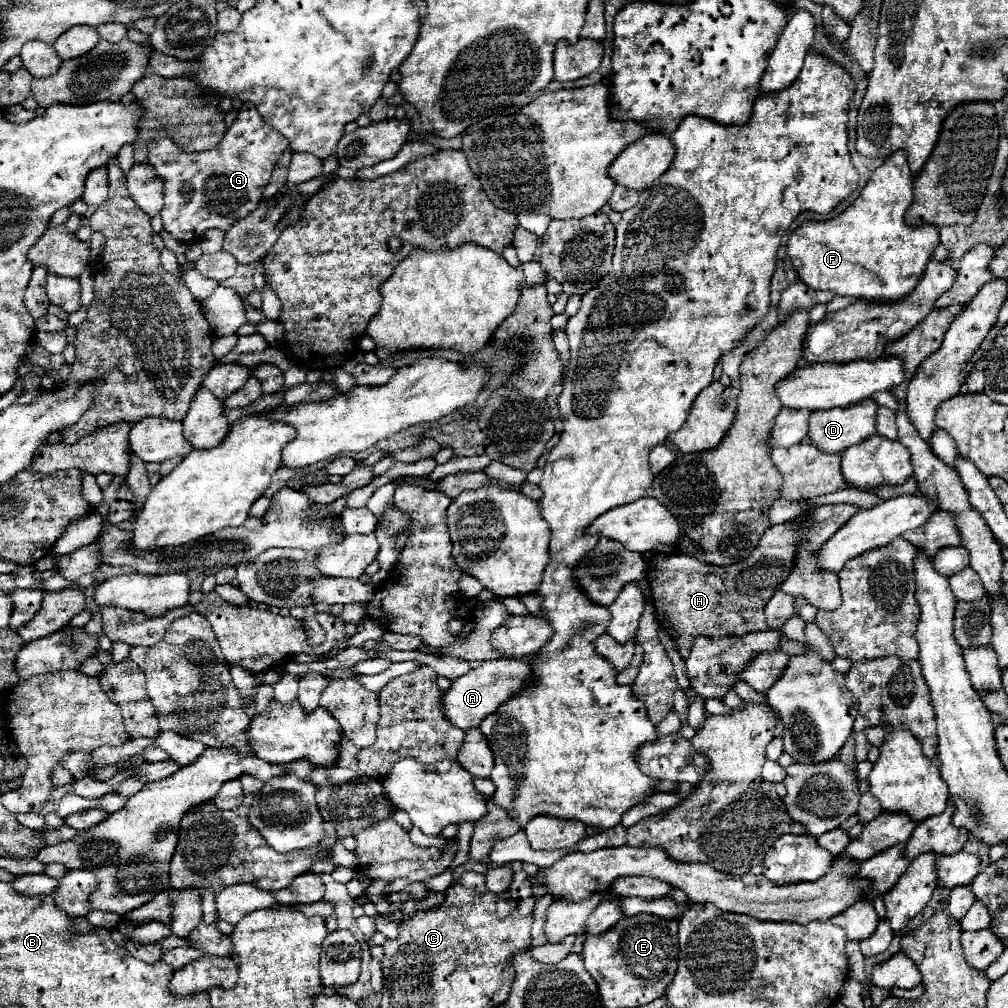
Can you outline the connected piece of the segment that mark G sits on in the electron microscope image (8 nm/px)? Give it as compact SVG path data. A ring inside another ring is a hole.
M243 102L243 106L239 108L237 120L227 128L217 148L209 152L183 152L183 148L171 140L169 132L159 130L157 136L149 140L149 160L155 166L157 176L163 178L165 182L165 206L161 210L165 230L169 230L179 242L185 242L185 244L195 242L195 236L203 236L211 228L219 228L227 232L235 220L249 216L257 208L259 200L263 198L261 196L263 188L269 184L273 166L277 158L283 154L283 150L287 148L289 144L285 136L281 136L277 130L265 124L257 108L249 102Z

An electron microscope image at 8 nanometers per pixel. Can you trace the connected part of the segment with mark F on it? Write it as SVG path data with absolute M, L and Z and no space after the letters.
M903 150L893 152L873 172L867 184L871 184L871 200L859 196L845 212L831 220L801 222L801 226L789 236L787 254L793 260L799 278L815 290L831 290L839 296L857 296L867 300L891 302L899 300L901 296L907 296L917 286L921 272L929 262L929 252L933 252L933 248L939 244L939 228L935 228L935 224L911 228L905 223L903 214L913 200L913 177L907 164L907 154Z

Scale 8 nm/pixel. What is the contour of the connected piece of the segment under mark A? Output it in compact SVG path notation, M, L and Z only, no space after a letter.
M487 660L479 668L451 682L451 688L441 696L441 712L453 726L461 730L477 728L489 712L495 712L501 702L505 702L509 696L515 696L515 692L519 692L529 680L531 666L523 660Z

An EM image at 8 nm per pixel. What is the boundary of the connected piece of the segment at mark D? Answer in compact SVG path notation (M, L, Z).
M863 400L859 404L851 404L847 408L833 408L833 410L821 410L821 412L811 412L809 416L809 440L811 444L827 454L837 454L845 452L849 446L859 444L859 440L865 440L869 434L875 434L875 414L877 414L877 404L873 400Z

